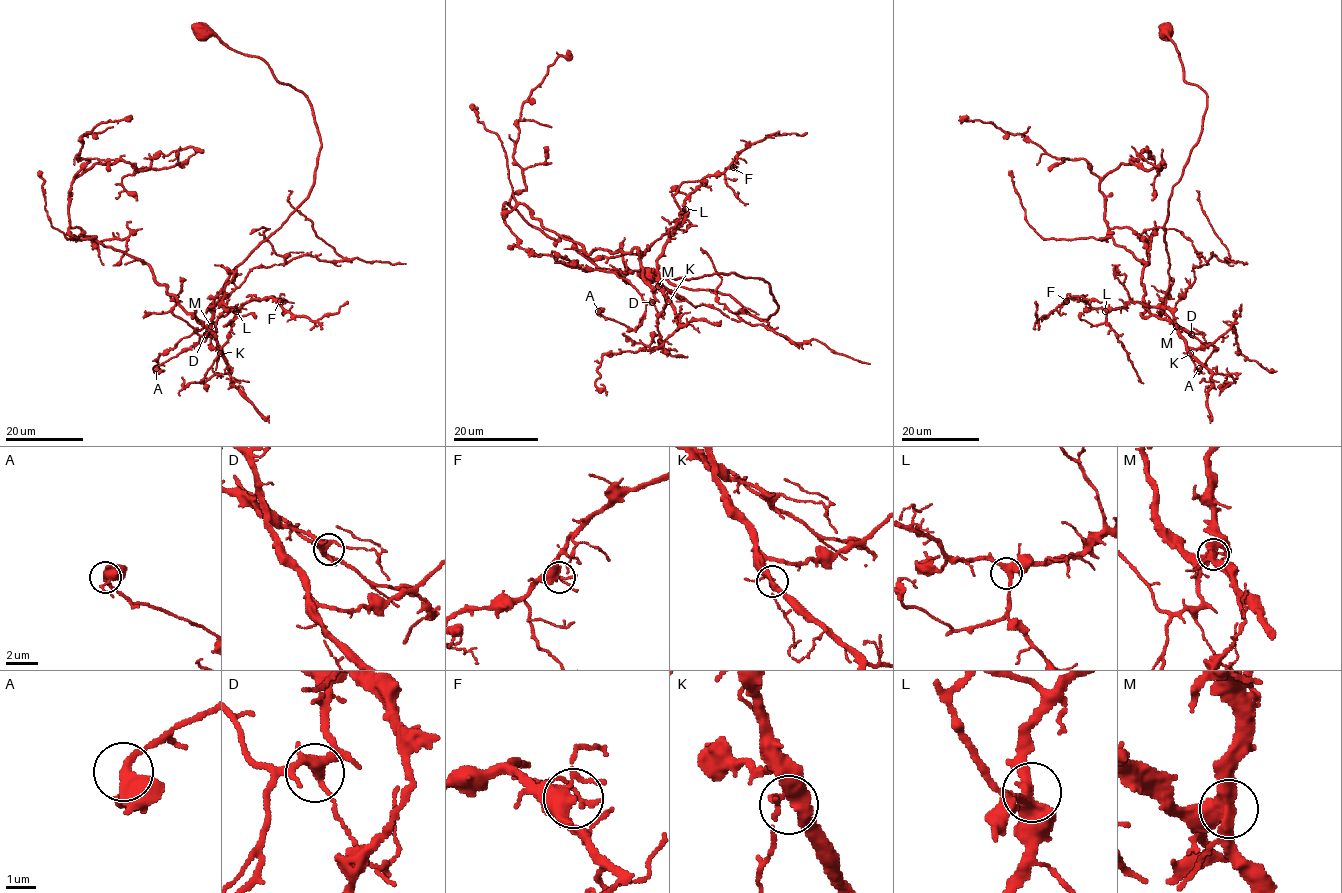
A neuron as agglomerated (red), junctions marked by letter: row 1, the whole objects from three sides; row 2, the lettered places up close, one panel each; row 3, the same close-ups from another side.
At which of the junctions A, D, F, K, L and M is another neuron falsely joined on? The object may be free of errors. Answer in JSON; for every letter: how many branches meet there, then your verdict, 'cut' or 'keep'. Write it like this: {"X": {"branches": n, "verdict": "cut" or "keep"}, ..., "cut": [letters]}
{"A": {"branches": 3, "verdict": "keep"}, "D": {"branches": 3, "verdict": "keep"}, "F": {"branches": 4, "verdict": "keep"}, "K": {"branches": 4, "verdict": "keep"}, "L": {"branches": 3, "verdict": "keep"}, "M": {"branches": 3, "verdict": "keep"}, "cut": []}

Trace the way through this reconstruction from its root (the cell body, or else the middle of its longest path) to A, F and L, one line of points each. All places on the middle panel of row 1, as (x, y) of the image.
A: (648, 277), (728, 294), (760, 319), (777, 310), (764, 280), (728, 273), (660, 275), (634, 329), (598, 311)
F: (648, 277), (728, 294), (760, 319), (777, 310), (760, 278), (658, 271), (684, 200), (733, 167)
L: (648, 277), (728, 294), (760, 319), (777, 310), (760, 278), (659, 273), (685, 209)

